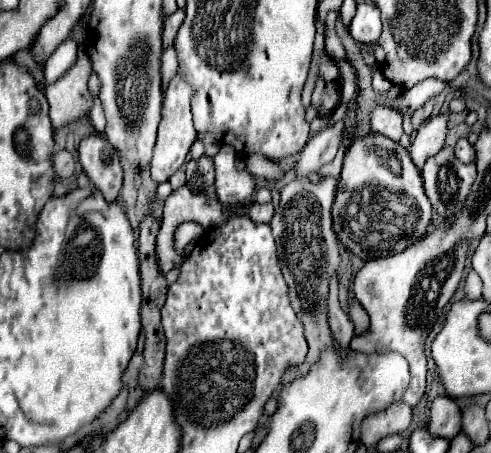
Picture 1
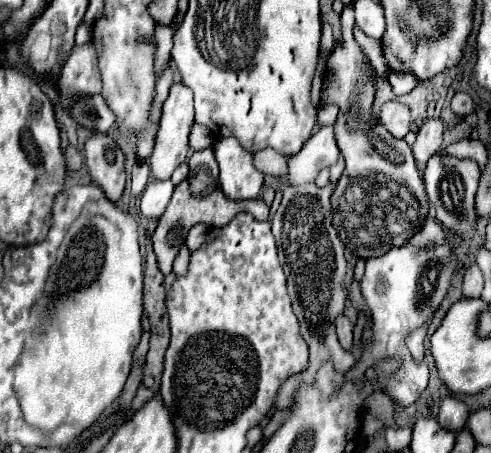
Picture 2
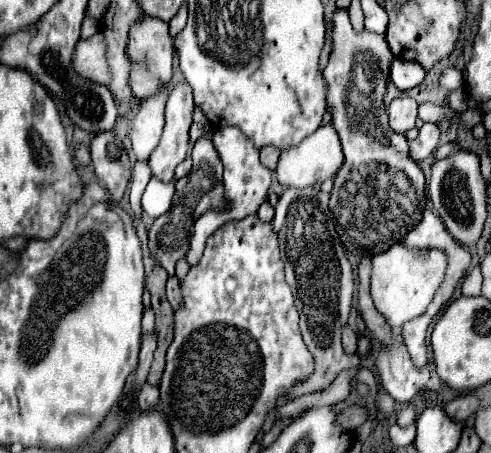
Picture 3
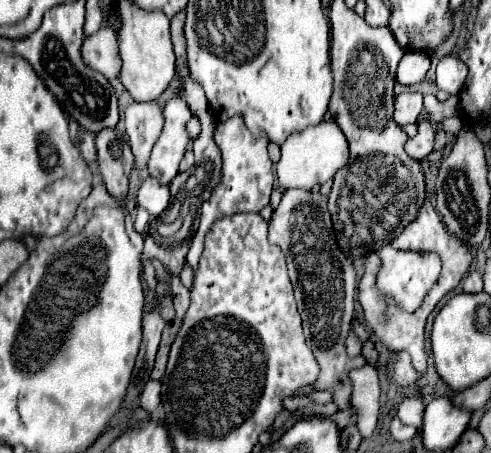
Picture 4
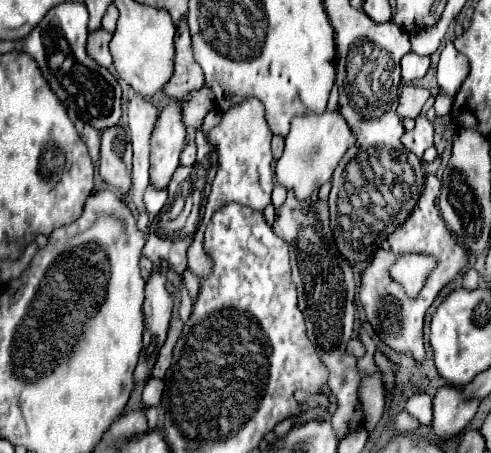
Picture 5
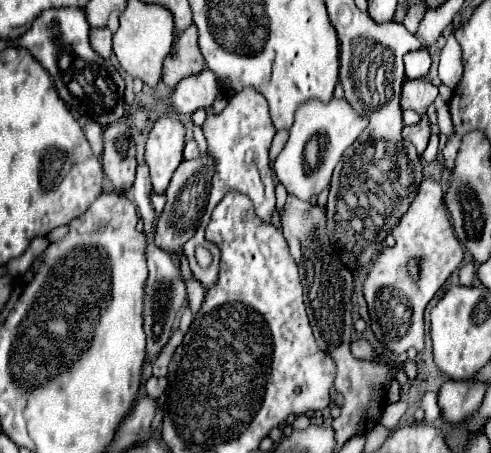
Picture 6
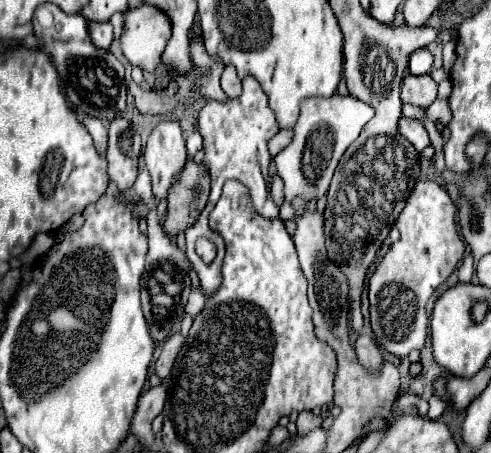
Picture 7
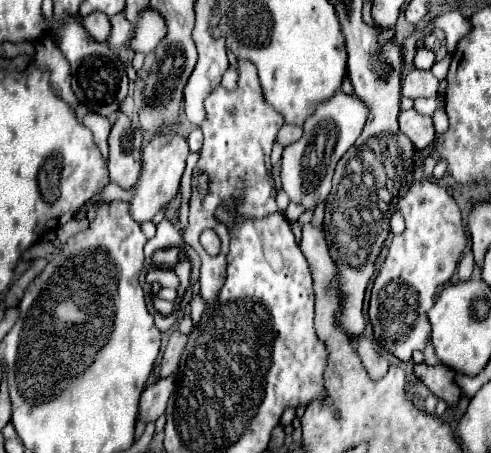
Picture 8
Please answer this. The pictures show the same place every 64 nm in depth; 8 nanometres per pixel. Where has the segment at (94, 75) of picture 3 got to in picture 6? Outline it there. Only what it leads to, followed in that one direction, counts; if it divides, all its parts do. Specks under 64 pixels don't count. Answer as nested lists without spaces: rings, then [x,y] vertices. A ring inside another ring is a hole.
[[[92,28],[90,30],[90,46],[104,60],[110,60],[110,56],[112,56],[112,34],[110,34],[110,30],[108,28]]]

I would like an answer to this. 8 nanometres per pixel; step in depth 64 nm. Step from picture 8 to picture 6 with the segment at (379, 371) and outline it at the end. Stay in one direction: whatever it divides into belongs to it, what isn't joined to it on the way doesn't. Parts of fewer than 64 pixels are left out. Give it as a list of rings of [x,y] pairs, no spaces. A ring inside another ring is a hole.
[[[364,338],[354,340],[352,346],[350,346],[350,350],[352,350],[352,354],[354,354],[356,358],[360,358],[360,360],[370,360],[370,358],[374,358],[374,350],[372,350],[370,342],[364,340]]]

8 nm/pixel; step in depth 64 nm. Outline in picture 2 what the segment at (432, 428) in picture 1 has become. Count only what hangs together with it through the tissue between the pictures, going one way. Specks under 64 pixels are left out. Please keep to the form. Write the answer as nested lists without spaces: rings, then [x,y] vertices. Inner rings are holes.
[[[444,396],[438,404],[438,412],[436,412],[436,420],[440,424],[440,428],[450,430],[450,432],[460,432],[466,424],[470,408],[464,402],[454,400],[452,396]]]

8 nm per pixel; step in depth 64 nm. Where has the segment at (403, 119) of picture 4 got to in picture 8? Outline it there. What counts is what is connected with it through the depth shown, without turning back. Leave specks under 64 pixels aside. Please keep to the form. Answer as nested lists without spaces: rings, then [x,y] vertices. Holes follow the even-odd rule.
[[[410,70],[402,80],[402,96],[406,98],[432,98],[438,92],[438,80],[432,76],[432,72],[420,72]]]

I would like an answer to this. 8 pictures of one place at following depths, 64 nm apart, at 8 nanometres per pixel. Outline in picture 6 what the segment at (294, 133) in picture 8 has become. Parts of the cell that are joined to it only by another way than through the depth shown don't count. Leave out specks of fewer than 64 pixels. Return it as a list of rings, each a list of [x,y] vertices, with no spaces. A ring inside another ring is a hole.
[[[276,132],[274,140],[272,140],[272,146],[270,146],[270,160],[274,160],[282,152],[286,140],[288,140],[288,132]]]

